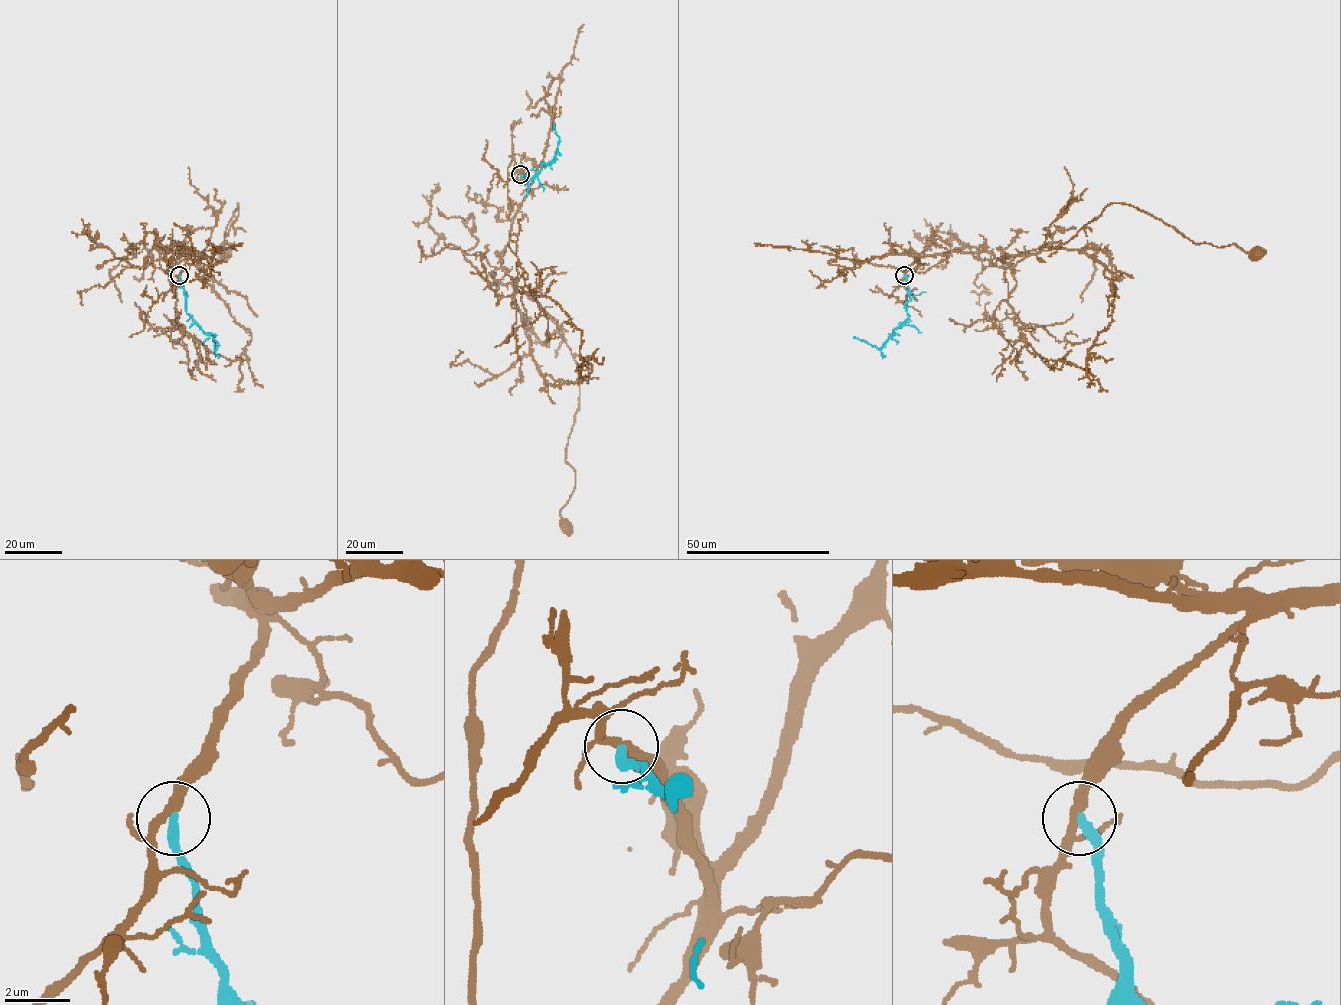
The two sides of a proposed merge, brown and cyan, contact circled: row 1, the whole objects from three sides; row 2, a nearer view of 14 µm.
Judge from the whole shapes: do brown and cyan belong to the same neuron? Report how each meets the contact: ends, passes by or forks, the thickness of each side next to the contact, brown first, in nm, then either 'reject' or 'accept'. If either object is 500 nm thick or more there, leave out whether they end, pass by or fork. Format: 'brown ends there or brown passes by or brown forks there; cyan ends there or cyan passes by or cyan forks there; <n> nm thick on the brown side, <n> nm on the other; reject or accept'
brown forks there; cyan ends there; 240 nm thick on the brown side, 320 nm on the other; accept

